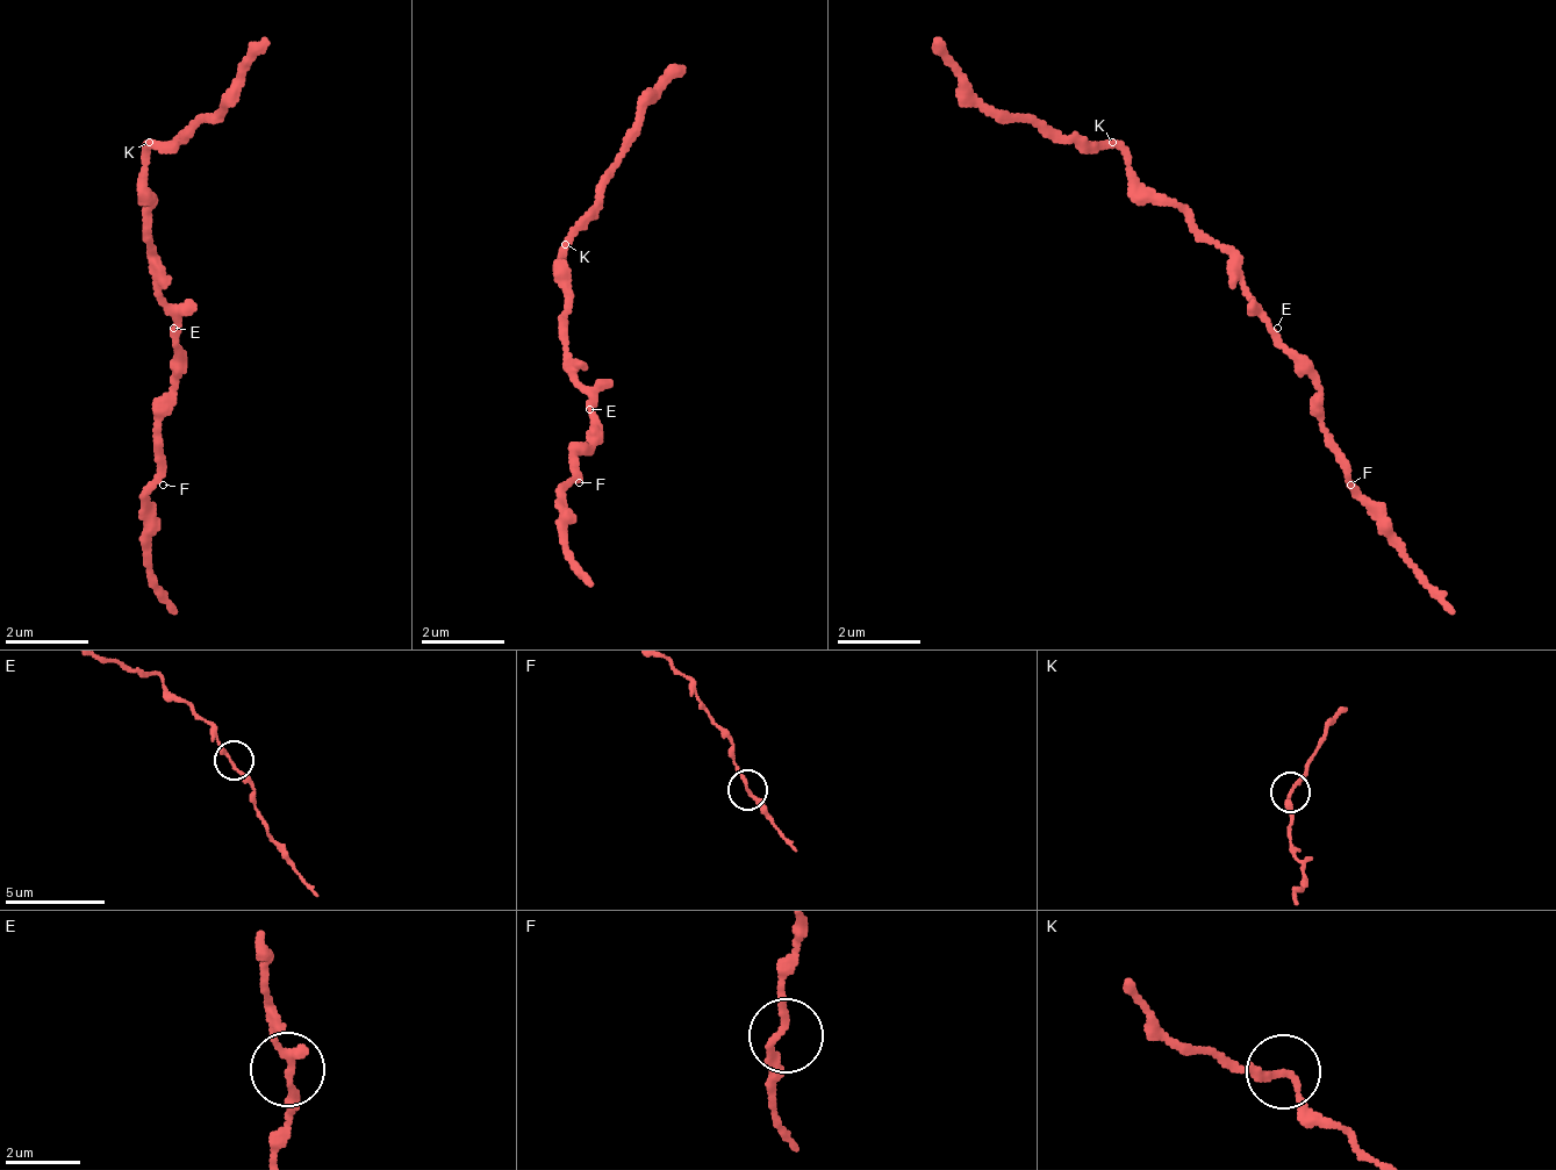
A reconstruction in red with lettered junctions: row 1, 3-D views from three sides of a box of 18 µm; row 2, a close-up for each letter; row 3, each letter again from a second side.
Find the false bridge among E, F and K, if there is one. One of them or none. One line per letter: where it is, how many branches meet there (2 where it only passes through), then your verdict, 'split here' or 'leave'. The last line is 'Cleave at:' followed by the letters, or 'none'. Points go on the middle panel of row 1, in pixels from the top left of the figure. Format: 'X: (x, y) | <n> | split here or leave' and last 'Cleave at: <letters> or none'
E: (589, 409) | 2 | leave
F: (579, 482) | 2 | leave
K: (565, 244) | 2 | leave
Cleave at: none

